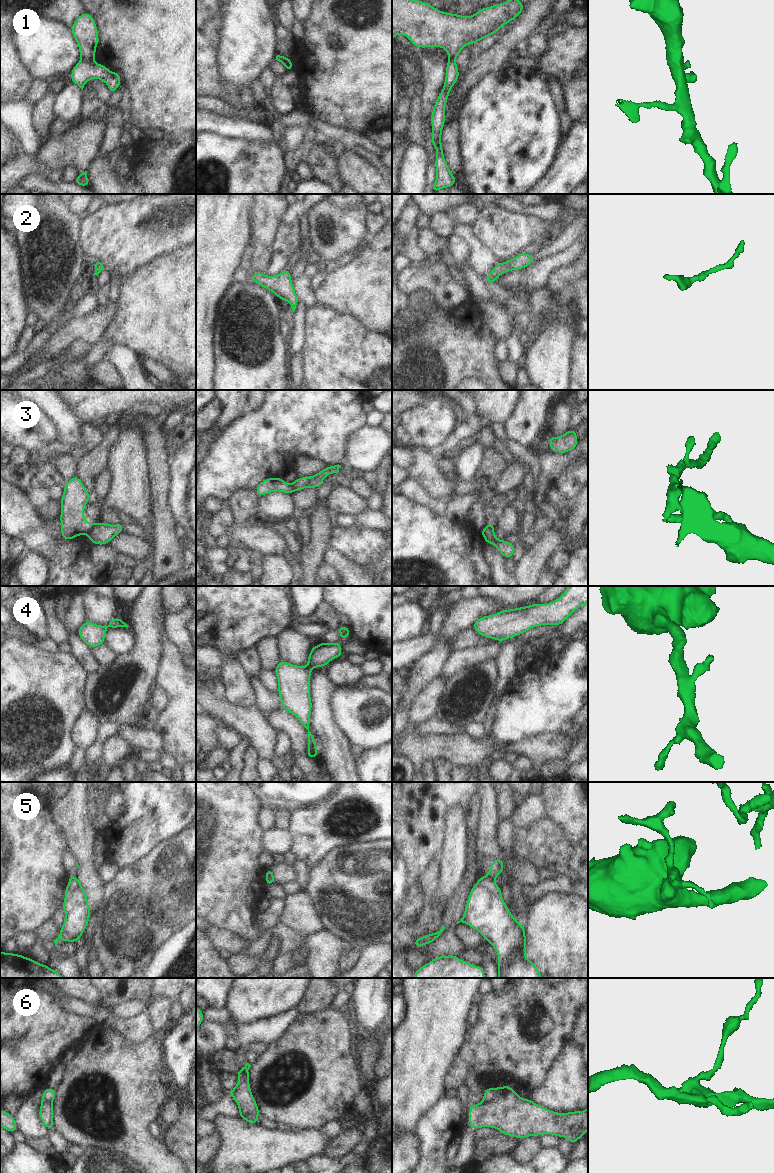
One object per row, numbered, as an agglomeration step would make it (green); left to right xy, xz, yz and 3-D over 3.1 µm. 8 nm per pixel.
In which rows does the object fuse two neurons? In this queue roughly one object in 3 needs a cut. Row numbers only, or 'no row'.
1, 3, 5, 6

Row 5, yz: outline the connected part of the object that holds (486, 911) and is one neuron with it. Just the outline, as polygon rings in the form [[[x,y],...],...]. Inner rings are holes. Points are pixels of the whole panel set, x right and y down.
[[[480,877],[471,888],[462,918],[456,923],[465,923],[478,931],[498,954],[498,978],[543,978],[535,963],[526,957],[526,933],[507,908],[499,888],[491,878]]]

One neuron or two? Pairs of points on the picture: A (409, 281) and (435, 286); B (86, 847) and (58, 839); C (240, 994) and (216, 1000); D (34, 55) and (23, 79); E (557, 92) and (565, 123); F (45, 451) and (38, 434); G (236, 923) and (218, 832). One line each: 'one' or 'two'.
A: one
B: two
C: two
D: two
E: one
F: two
G: one

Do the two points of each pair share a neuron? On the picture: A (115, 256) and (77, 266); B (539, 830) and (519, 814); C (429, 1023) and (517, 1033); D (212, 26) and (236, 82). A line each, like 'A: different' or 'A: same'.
A: different
B: different
C: different
D: different

